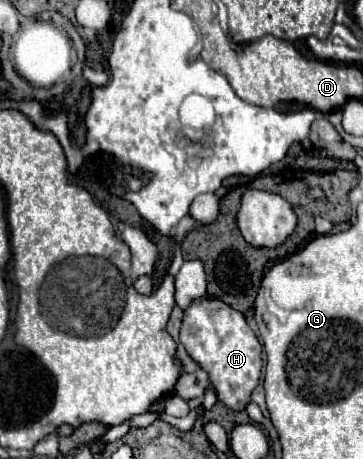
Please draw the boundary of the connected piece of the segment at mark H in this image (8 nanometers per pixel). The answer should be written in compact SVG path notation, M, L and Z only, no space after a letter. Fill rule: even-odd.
M203 297L185 311L181 325L181 343L209 375L211 383L217 389L217 399L235 411L245 409L249 395L257 387L261 375L261 343L247 325L245 315L237 309L231 309L219 299Z

